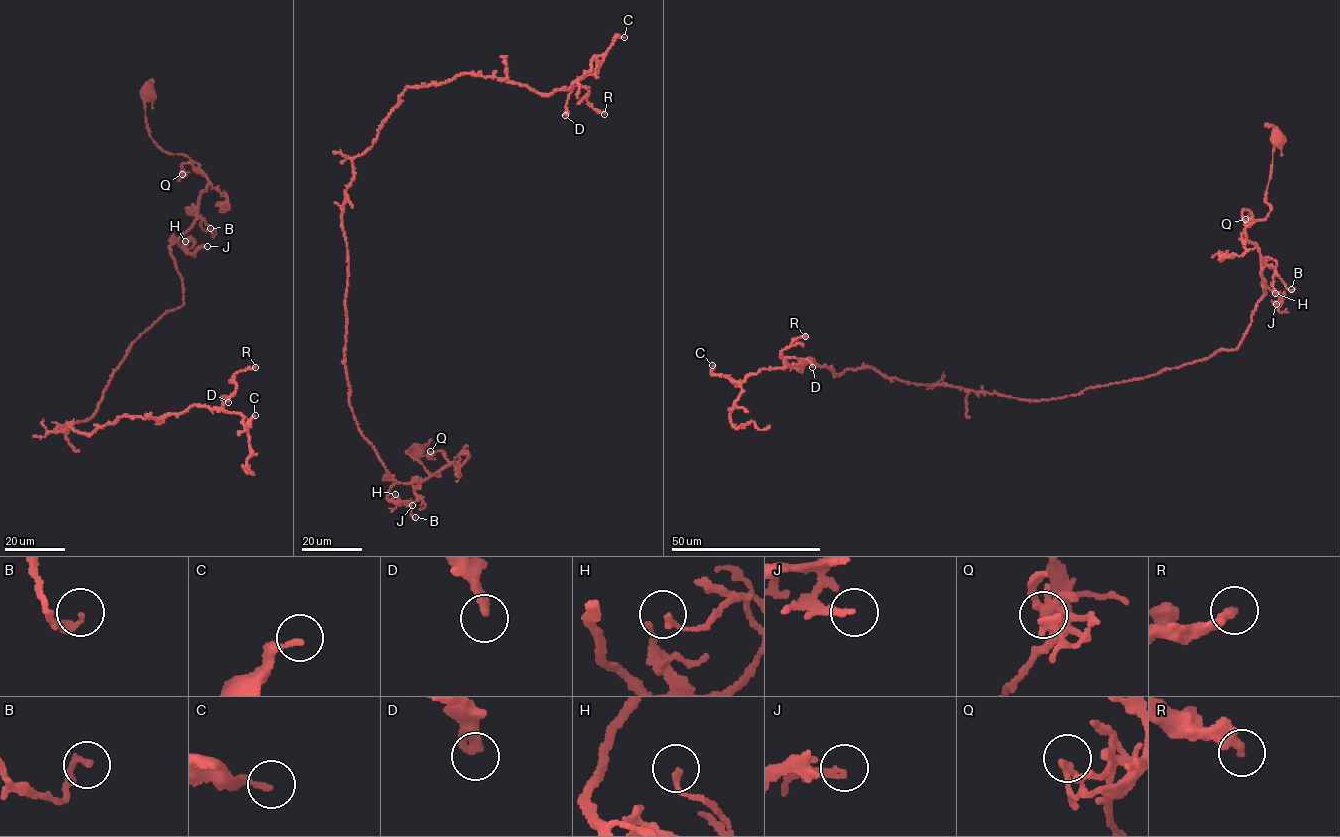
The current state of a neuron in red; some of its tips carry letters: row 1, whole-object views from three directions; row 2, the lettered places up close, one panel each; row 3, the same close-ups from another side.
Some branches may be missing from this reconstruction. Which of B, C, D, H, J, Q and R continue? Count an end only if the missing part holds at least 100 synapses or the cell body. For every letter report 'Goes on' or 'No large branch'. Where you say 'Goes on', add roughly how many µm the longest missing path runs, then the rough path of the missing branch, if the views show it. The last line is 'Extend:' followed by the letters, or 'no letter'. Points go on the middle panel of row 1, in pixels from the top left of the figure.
B: No large branch
C: No large branch
D: No large branch
H: No large branch
J: No large branch
Q: No large branch
R: No large branch
Extend: no letter

